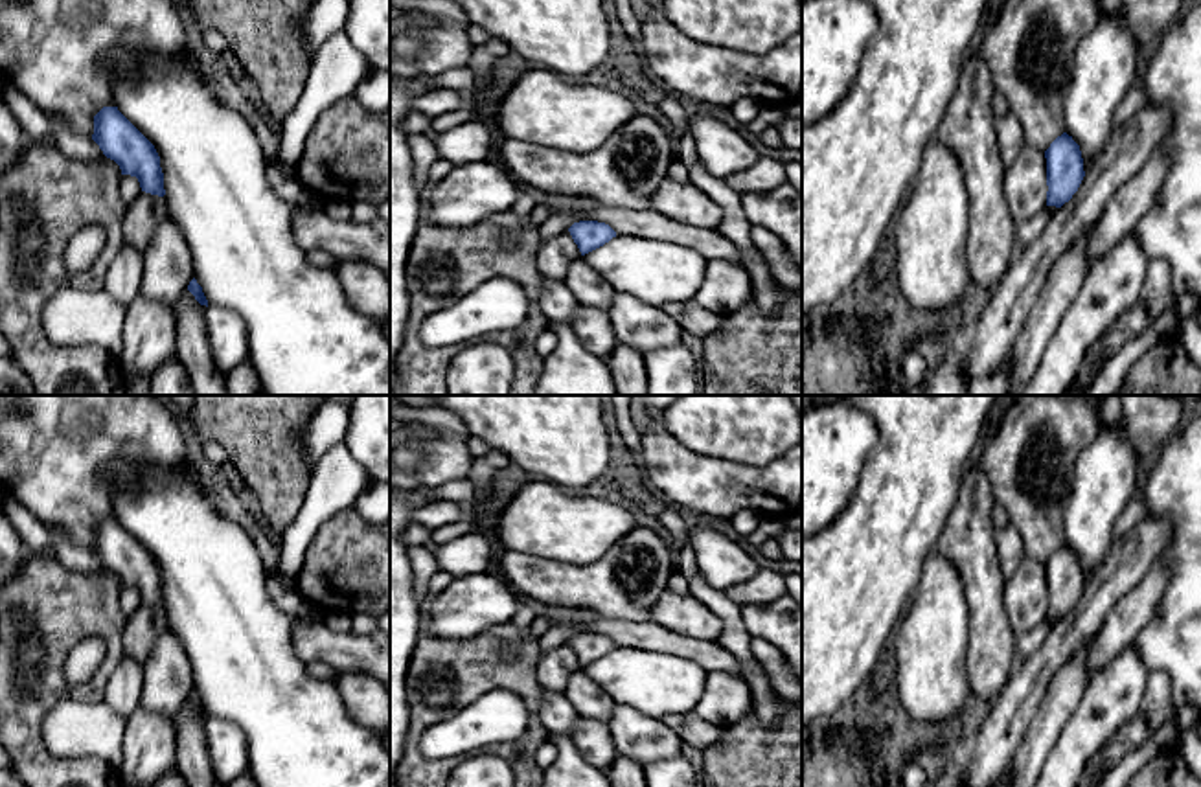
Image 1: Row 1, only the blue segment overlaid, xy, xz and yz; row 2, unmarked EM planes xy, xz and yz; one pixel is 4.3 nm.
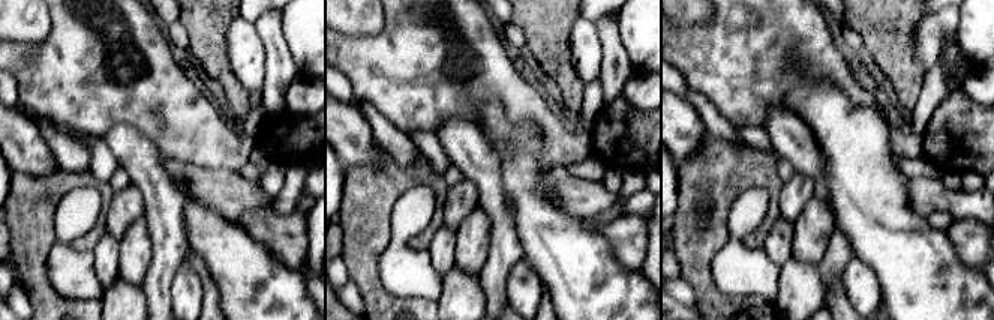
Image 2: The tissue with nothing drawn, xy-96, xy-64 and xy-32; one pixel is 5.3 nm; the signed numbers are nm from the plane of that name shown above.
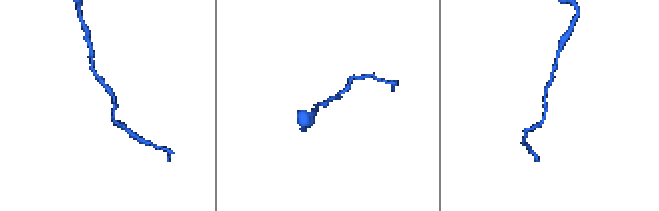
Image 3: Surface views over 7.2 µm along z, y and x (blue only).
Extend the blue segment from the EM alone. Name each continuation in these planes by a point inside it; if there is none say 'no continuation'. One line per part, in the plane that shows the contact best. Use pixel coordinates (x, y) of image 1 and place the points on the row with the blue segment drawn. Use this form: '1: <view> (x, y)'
no continuation

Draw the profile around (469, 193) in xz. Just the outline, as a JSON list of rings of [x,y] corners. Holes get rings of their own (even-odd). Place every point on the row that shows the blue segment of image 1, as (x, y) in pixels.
[[[493,158],[456,165],[425,193],[429,221],[438,226],[471,226],[491,213],[511,210],[524,188]]]

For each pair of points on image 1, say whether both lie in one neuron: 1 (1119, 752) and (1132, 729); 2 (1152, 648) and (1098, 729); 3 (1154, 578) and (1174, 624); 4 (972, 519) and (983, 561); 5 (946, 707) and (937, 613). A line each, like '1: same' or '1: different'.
1: same
2: different
3: different
4: same
5: same

